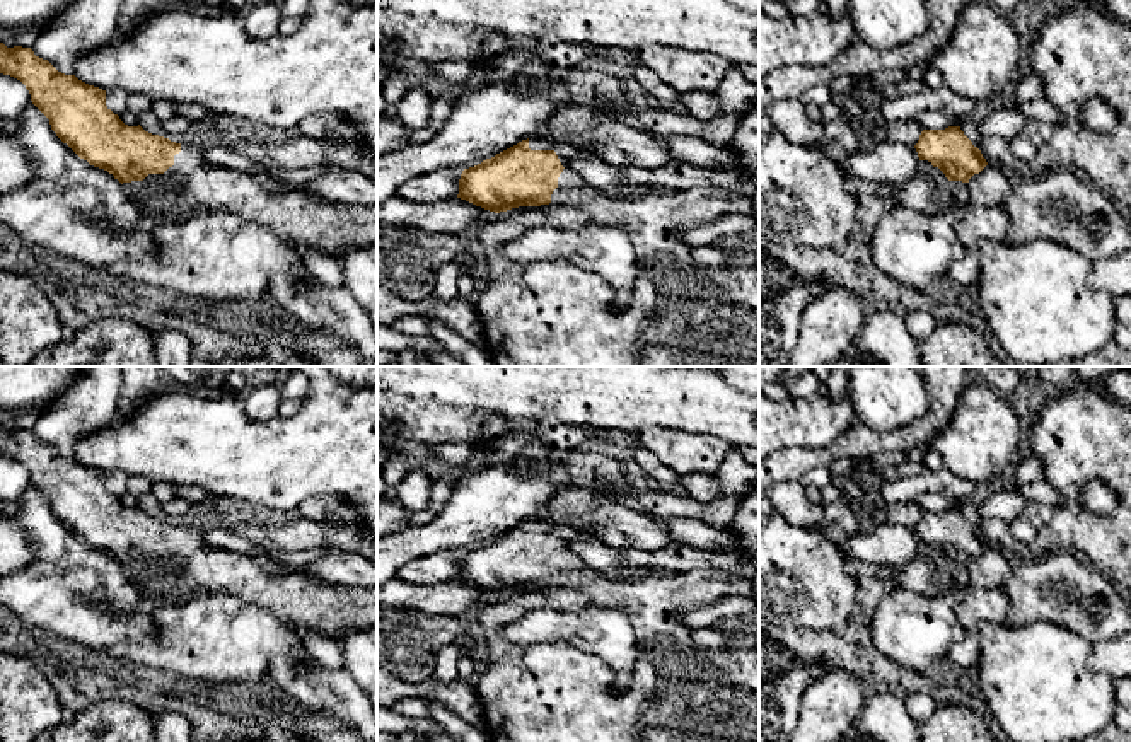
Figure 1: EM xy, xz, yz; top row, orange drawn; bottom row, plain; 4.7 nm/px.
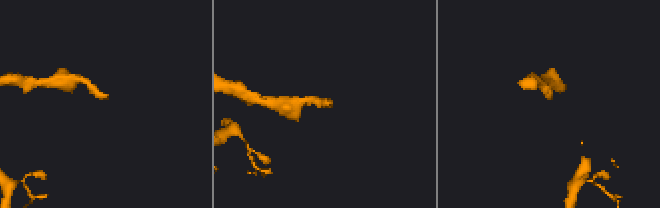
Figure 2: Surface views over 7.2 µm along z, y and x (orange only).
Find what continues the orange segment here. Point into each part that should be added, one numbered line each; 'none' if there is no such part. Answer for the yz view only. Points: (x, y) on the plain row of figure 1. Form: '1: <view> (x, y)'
1: yz (928, 573)

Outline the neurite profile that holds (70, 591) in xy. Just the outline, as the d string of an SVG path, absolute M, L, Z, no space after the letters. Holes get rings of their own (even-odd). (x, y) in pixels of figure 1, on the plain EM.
M32 483L19 503L15 519L32 546L32 558L26 568L0 577L0 606L41 635L102 653L152 638L154 621L138 609L142 597L125 577L123 566L63 525Z

